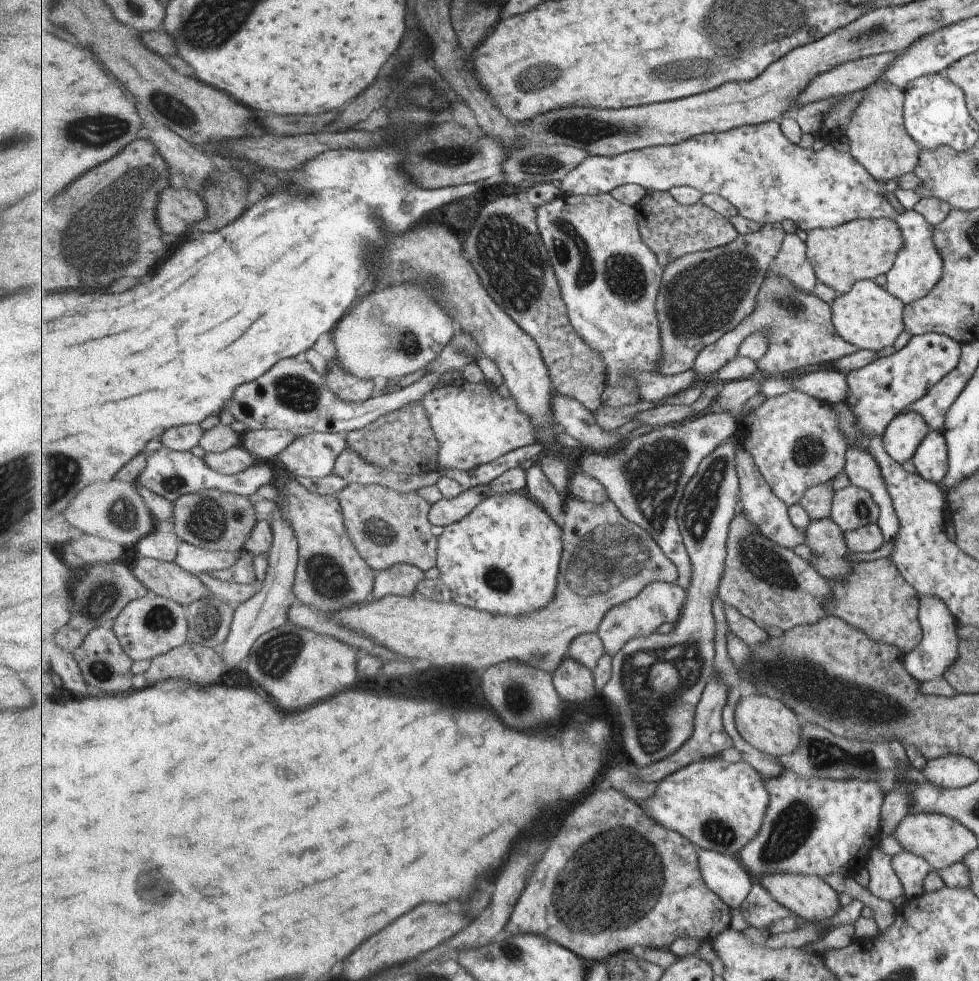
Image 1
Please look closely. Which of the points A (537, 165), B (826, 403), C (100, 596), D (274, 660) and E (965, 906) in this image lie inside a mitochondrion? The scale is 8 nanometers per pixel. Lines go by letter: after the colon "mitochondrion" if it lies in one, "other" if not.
A: mitochondrion
B: other
C: mitochondrion
D: mitochondrion
E: other

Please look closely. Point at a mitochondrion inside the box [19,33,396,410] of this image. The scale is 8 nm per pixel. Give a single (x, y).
(113, 228)

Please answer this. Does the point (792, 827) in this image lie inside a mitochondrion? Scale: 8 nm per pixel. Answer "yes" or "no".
yes

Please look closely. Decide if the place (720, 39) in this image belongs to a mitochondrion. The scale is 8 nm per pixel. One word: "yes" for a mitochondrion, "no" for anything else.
yes

